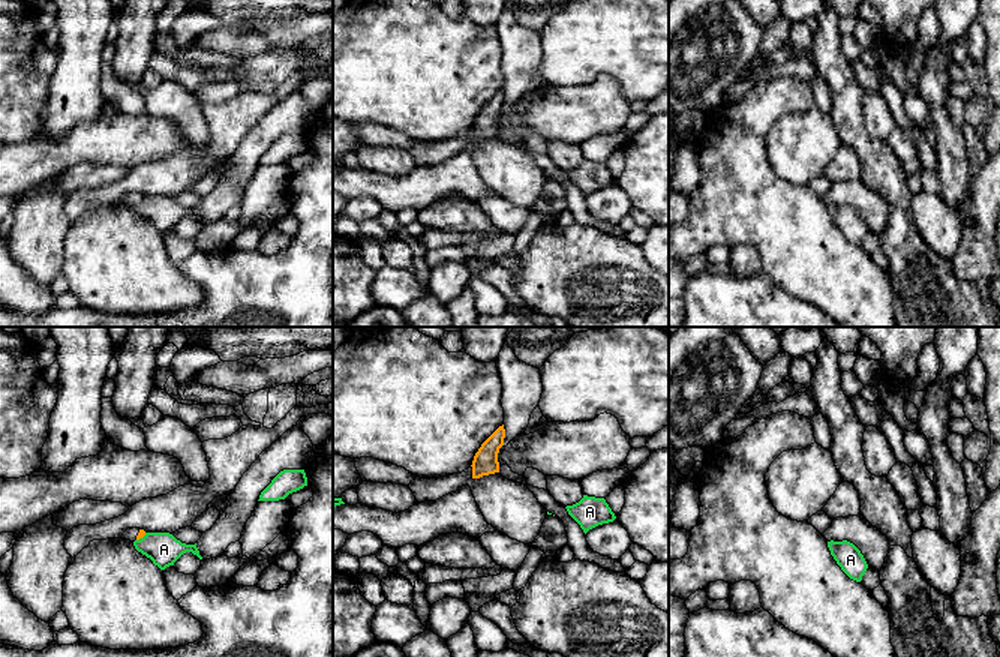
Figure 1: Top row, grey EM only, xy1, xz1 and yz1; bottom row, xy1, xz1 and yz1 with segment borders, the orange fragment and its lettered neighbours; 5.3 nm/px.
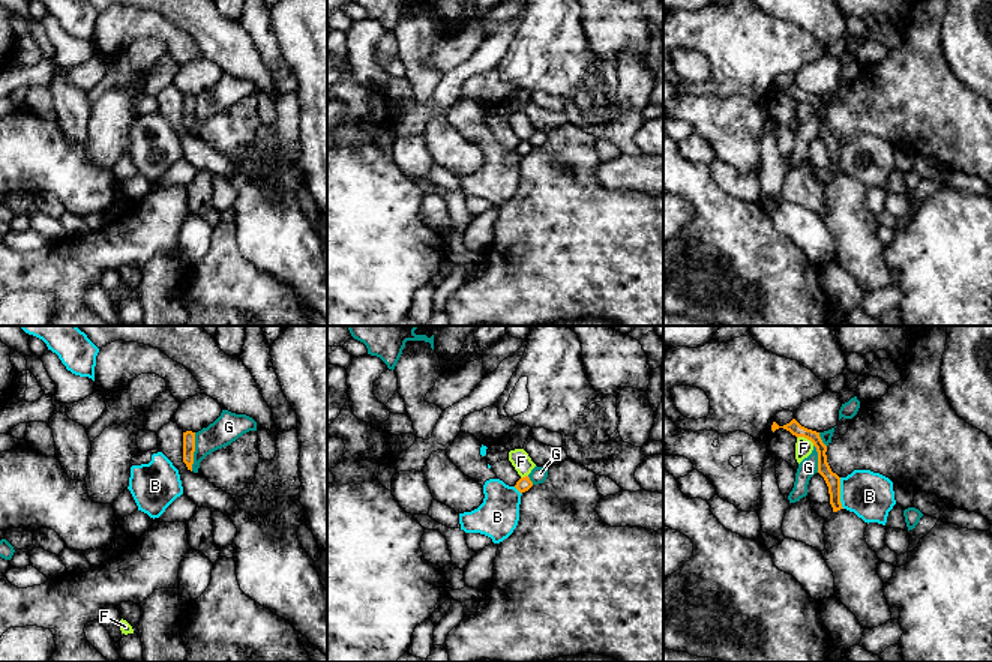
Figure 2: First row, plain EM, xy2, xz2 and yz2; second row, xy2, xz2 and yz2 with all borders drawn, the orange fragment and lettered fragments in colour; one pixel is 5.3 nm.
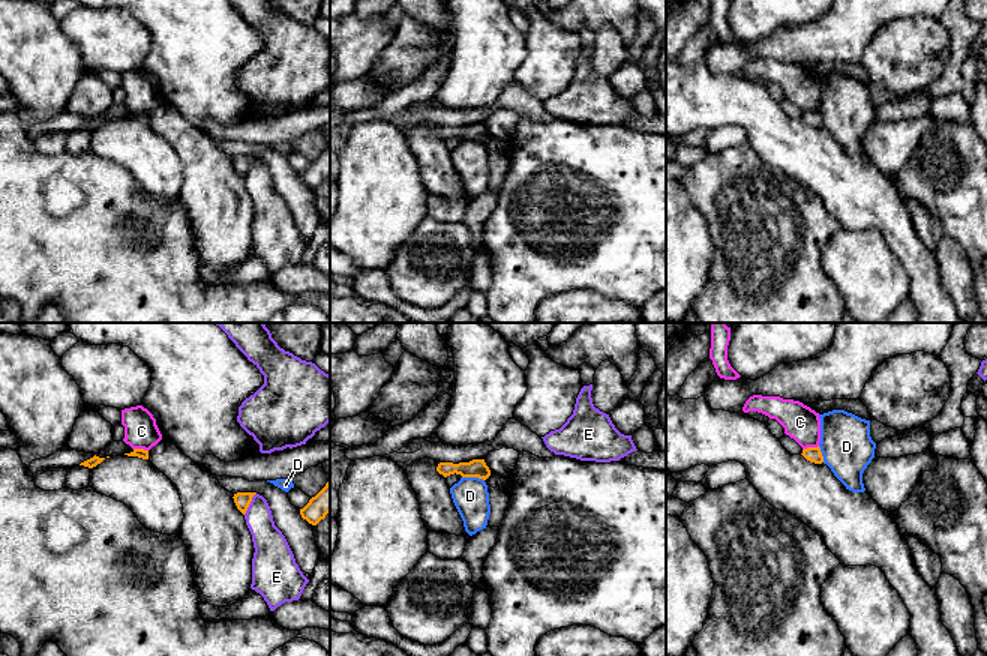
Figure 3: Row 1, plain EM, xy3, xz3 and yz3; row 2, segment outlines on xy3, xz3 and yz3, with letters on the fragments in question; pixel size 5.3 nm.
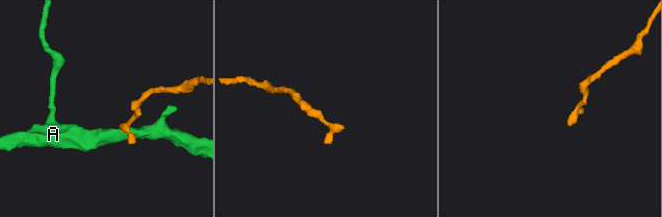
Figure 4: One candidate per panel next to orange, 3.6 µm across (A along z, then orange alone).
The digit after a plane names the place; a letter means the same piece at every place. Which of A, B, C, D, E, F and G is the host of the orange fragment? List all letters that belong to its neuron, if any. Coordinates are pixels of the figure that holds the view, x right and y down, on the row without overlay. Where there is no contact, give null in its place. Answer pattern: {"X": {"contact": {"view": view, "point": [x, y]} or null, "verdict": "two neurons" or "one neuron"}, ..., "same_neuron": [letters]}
{"A": {"contact": {"view": "xy1", "point": [141, 201]}, "verdict": "two neurons"}, "B": {"contact": {"view": "yz2", "point": [839, 156]}, "verdict": "two neurons"}, "C": {"contact": {"view": "yz3", "point": [810, 111]}, "verdict": "two neurons"}, "D": {"contact": {"view": "xz3", "point": [473, 140]}, "verdict": "two neurons"}, "E": {"contact": {"view": "xy3", "point": [249, 167]}, "verdict": "two neurons"}, "F": {"contact": {"view": "yz2", "point": [806, 101]}, "verdict": "two neurons"}, "G": {"contact": {"view": "xy2", "point": [194, 114]}, "verdict": "two neurons"}, "same_neuron": []}

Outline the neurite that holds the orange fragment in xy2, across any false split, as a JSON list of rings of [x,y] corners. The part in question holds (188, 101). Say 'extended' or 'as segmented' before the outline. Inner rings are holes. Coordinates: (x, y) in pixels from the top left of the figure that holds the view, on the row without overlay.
as segmented | [[[186,95],[183,96],[183,126],[191,135],[194,128],[194,116],[195,116],[195,96]]]

